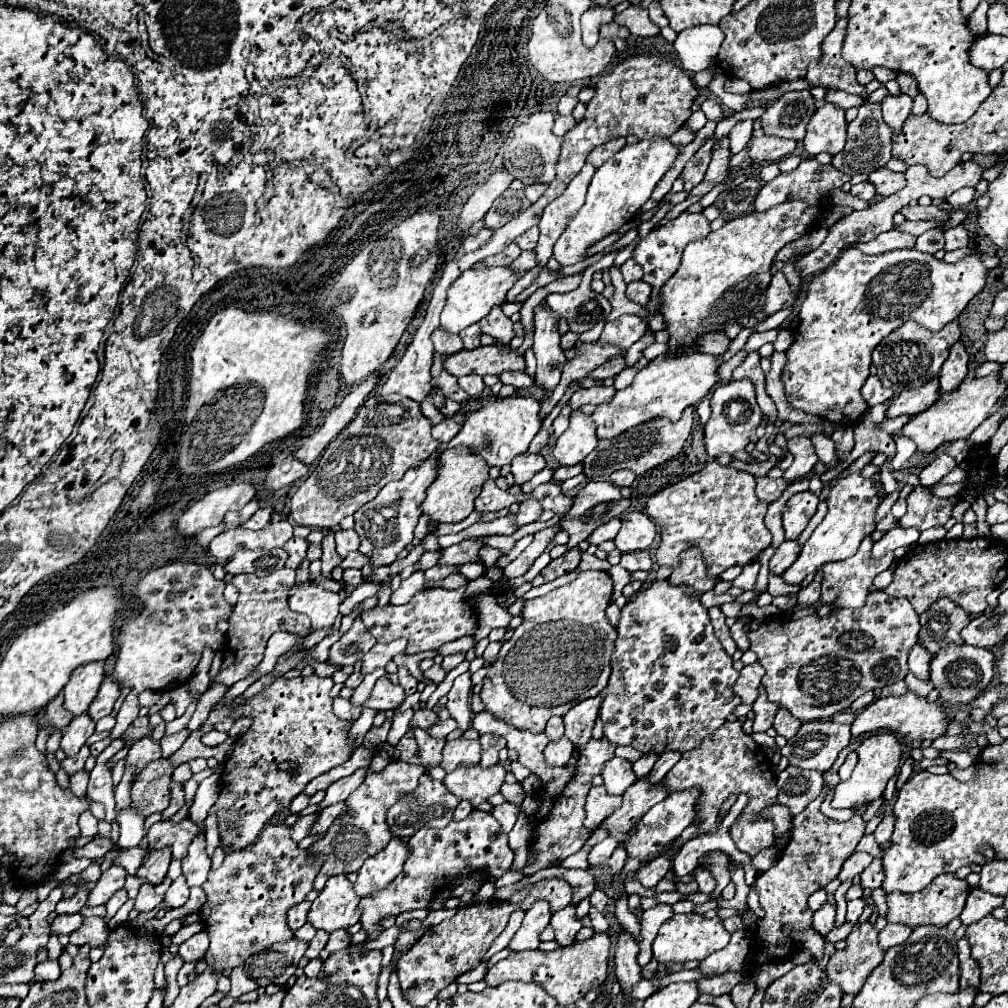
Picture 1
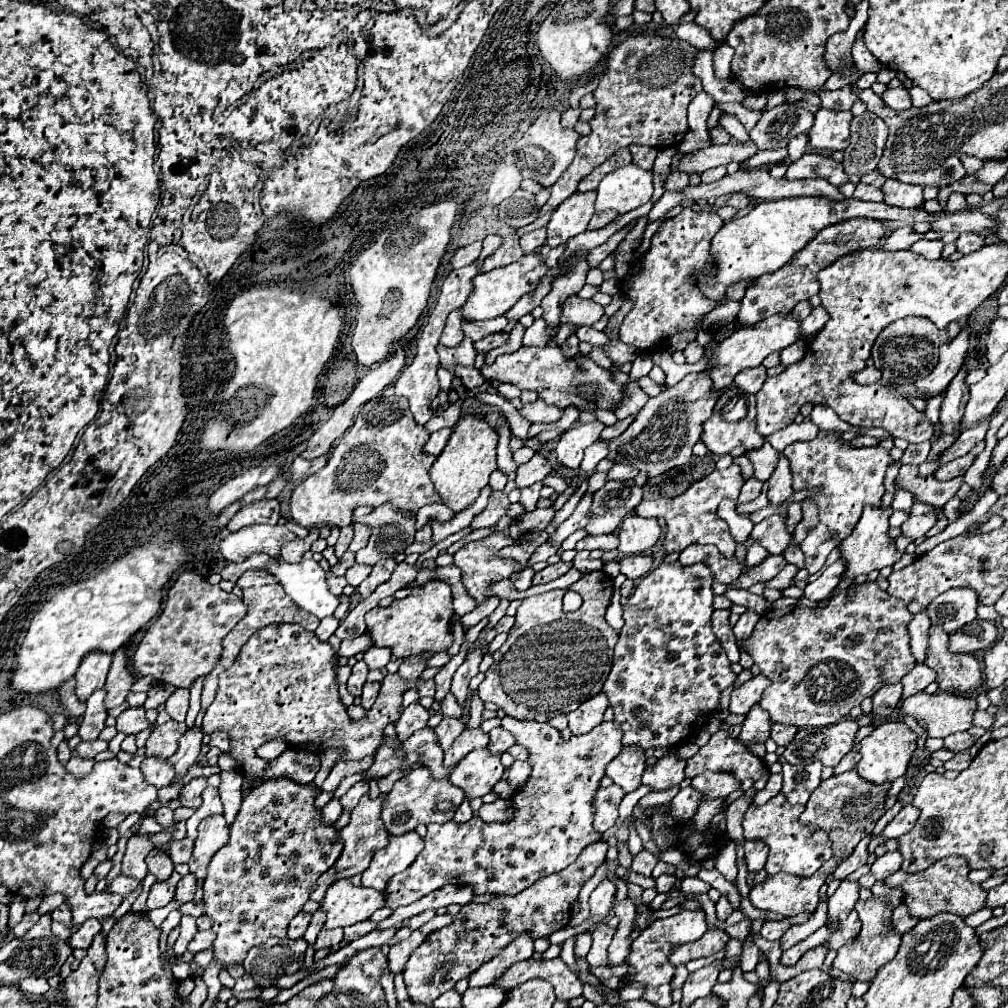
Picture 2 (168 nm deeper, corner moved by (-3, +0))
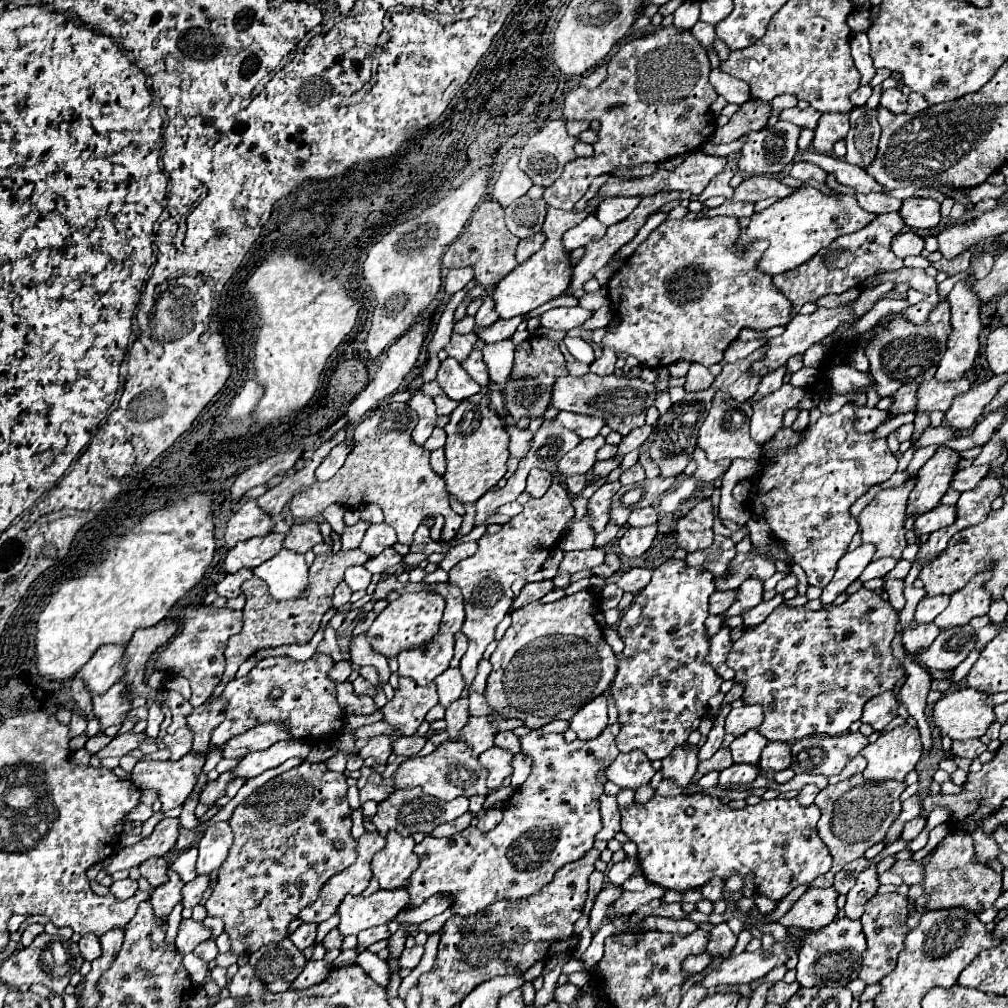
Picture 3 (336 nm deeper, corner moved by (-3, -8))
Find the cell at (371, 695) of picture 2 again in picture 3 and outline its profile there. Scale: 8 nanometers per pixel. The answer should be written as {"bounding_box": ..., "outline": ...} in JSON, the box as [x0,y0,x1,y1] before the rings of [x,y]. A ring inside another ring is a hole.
{"bounding_box":[336,680,378,714],"outline":[[[348,680],[336,684],[337,700],[344,712],[352,714],[374,714],[378,708],[372,696],[356,696],[352,690],[352,683]]]}

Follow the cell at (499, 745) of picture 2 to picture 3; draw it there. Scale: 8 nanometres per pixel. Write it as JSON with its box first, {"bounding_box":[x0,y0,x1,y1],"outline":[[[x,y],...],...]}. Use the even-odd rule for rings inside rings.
{"bounding_box":[494,732,520,754],"outline":[[[498,732],[494,744],[496,744],[498,748],[506,748],[506,750],[510,750],[512,754],[518,754],[518,752],[520,752],[518,736],[514,736],[512,732]]]}

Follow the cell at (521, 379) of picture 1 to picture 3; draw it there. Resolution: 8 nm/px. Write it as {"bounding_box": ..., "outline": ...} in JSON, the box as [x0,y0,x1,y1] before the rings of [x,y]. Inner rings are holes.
{"bounding_box":[482,340,514,388],"outline":[[[502,340],[498,344],[486,344],[482,348],[482,356],[490,368],[490,380],[498,388],[504,388],[506,378],[510,376],[510,370],[512,370],[514,344],[510,340]]]}

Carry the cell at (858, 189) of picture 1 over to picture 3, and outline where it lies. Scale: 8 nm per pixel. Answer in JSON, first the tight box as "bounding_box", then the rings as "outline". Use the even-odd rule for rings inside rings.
{"bounding_box":[856,194,900,214],"outline":[[[856,194],[858,198],[858,204],[866,210],[866,212],[872,212],[872,214],[886,214],[886,212],[896,212],[900,208],[900,200],[892,198],[892,196],[886,196],[886,194]]]}

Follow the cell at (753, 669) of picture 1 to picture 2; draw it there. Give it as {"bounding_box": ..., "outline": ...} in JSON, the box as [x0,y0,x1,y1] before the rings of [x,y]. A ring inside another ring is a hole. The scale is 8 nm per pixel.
{"bounding_box":[730,676,770,716],"outline":[[[754,676],[752,680],[744,682],[740,688],[736,688],[730,696],[730,712],[746,716],[748,710],[760,702],[762,692],[770,686],[770,682],[762,676]]]}

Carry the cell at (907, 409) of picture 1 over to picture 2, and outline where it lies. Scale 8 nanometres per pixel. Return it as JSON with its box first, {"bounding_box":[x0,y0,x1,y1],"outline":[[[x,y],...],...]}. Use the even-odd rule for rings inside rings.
{"bounding_box":[916,322,970,396],"outline":[[[964,322],[962,330],[956,338],[952,338],[948,344],[940,346],[940,358],[936,368],[930,372],[930,376],[916,380],[916,386],[920,390],[926,390],[928,396],[936,396],[942,390],[948,388],[950,380],[958,374],[962,368],[966,354],[968,354],[968,338],[970,338],[970,324]]]}

